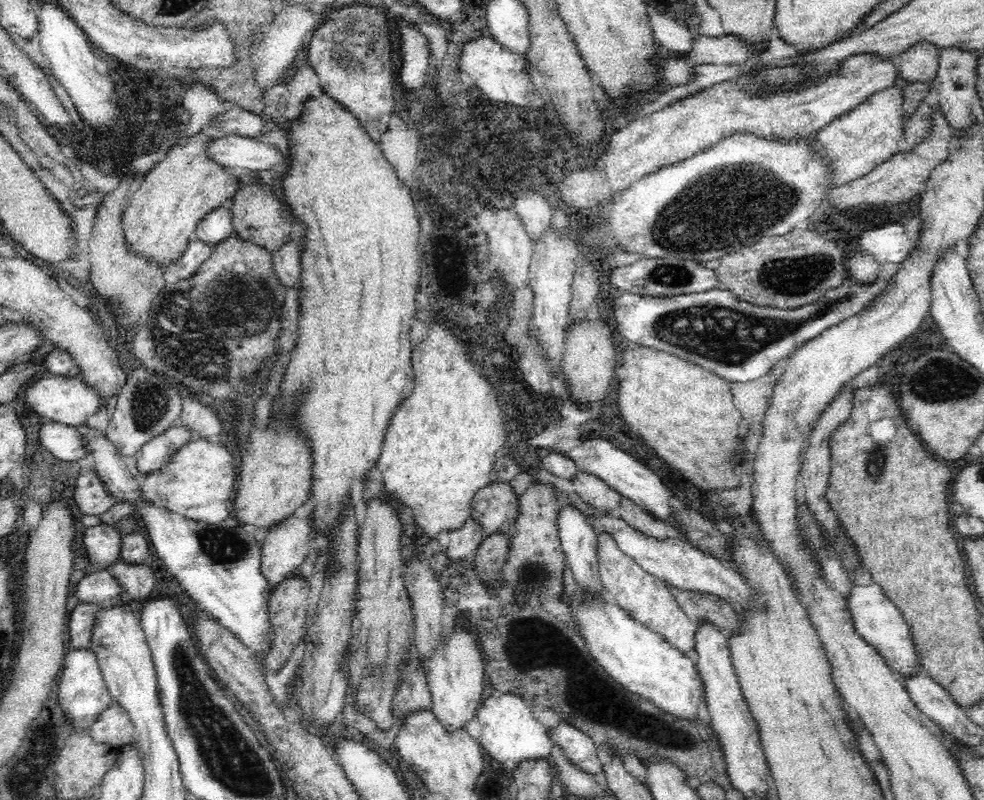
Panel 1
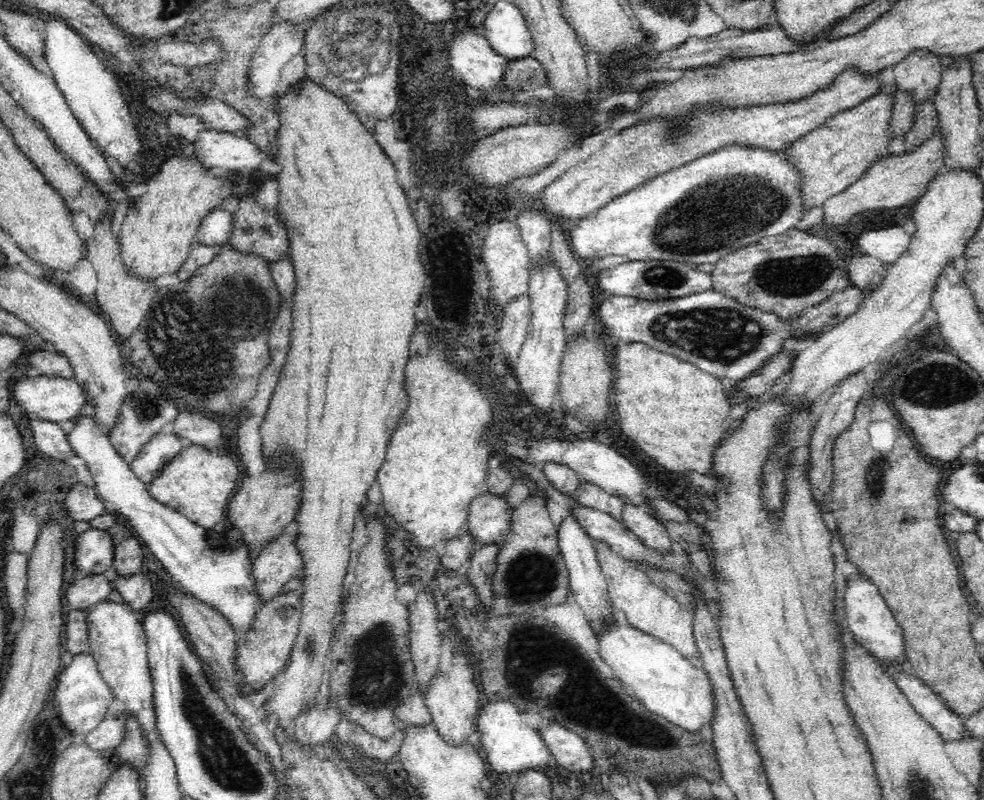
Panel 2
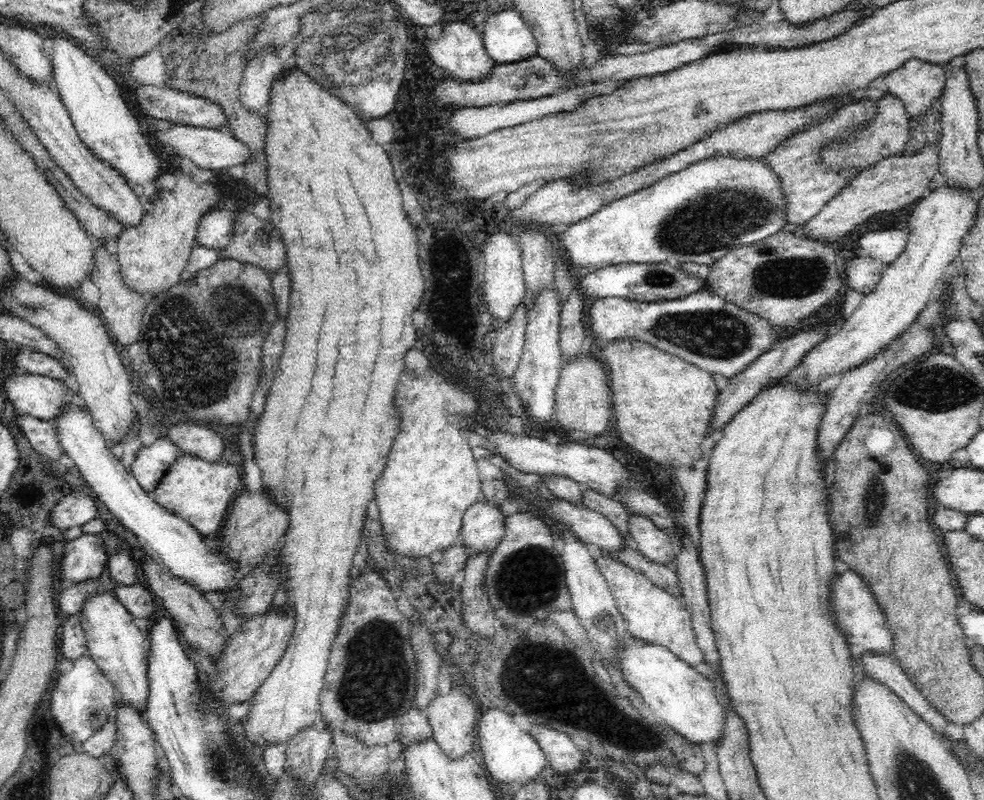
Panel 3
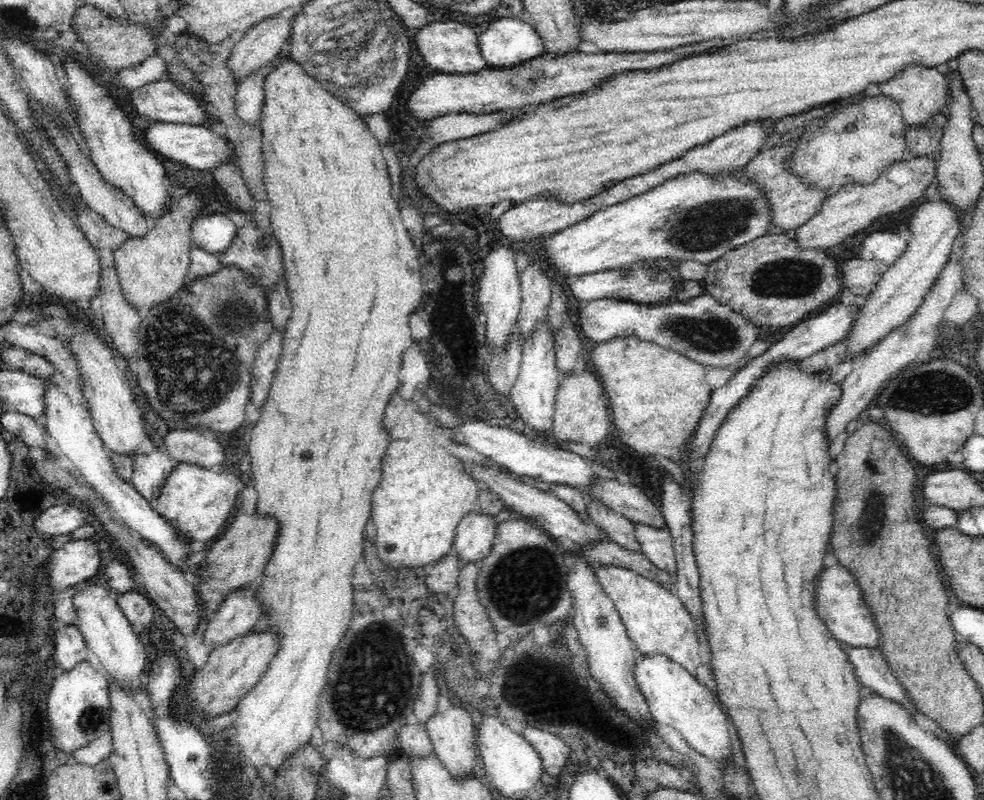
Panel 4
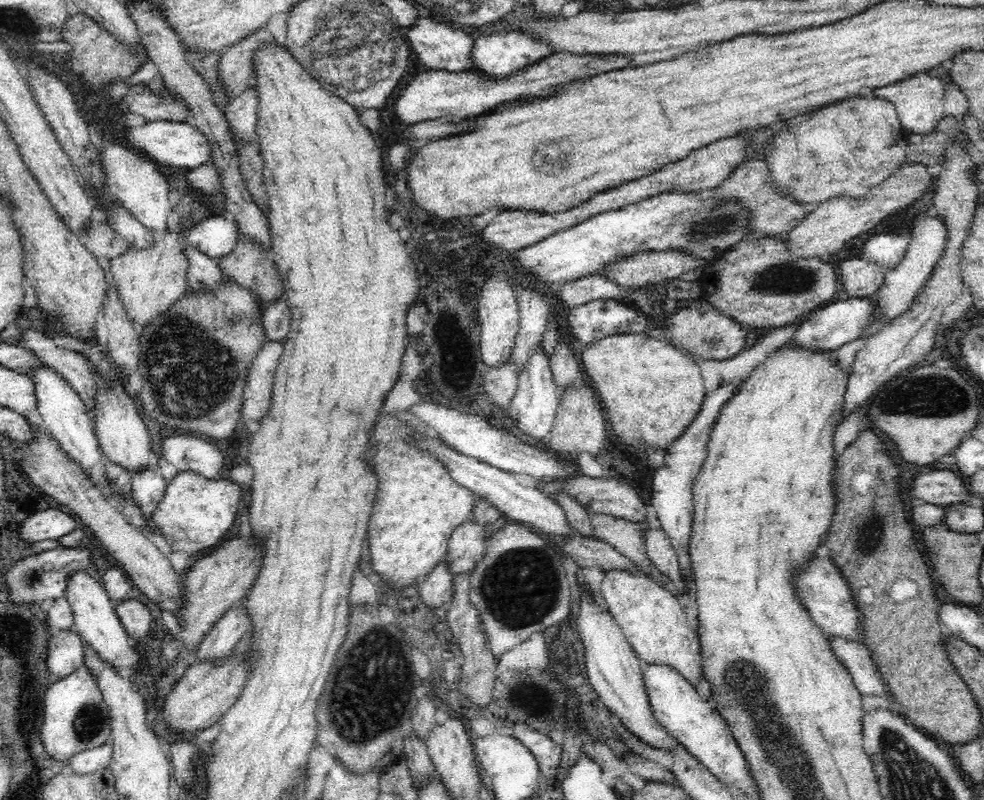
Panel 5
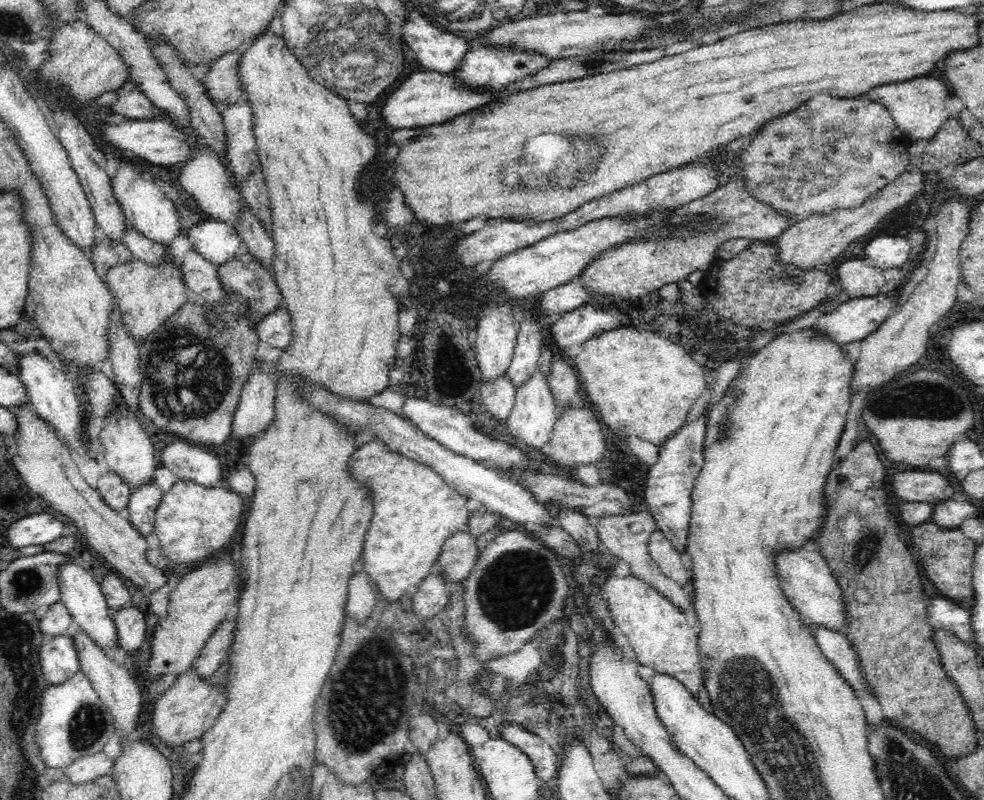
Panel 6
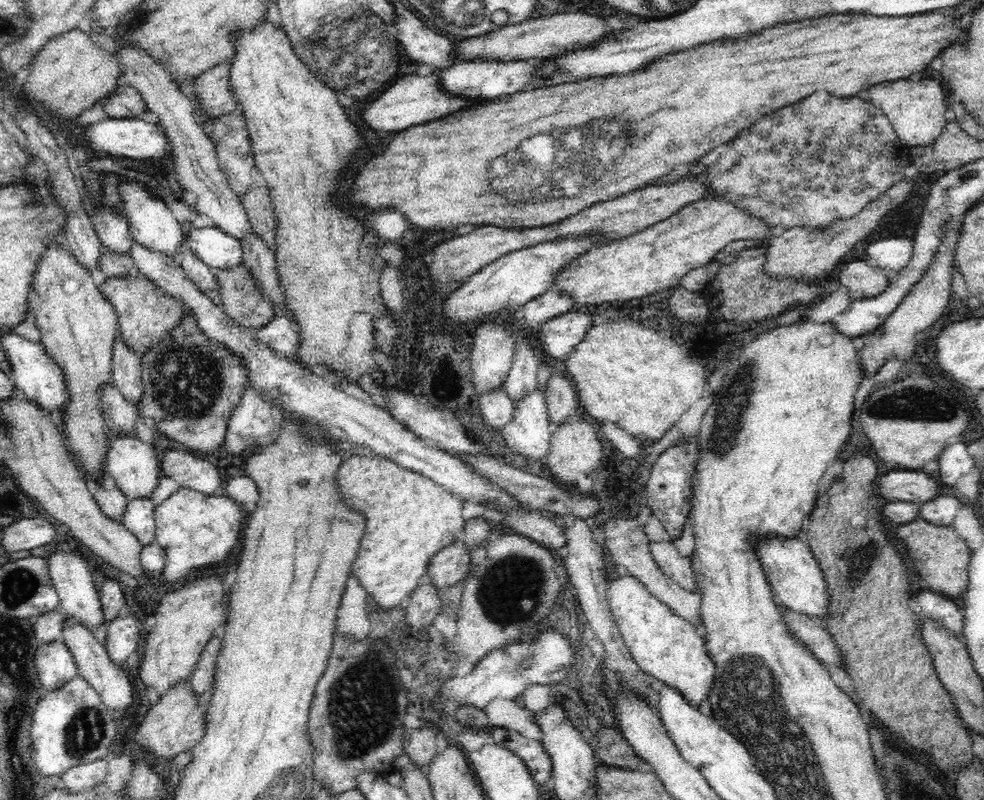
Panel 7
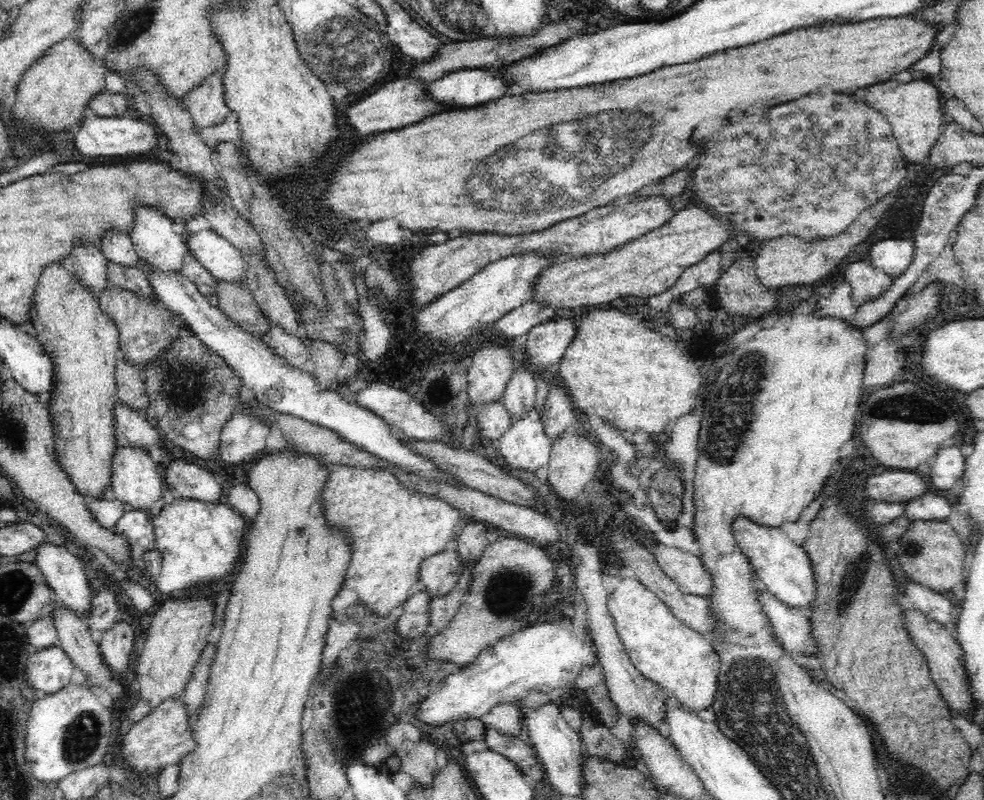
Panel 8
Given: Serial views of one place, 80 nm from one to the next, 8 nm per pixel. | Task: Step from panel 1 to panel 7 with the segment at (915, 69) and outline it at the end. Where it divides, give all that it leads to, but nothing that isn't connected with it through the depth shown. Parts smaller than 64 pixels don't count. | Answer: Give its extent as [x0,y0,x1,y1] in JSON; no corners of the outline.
[857,77,951,149]

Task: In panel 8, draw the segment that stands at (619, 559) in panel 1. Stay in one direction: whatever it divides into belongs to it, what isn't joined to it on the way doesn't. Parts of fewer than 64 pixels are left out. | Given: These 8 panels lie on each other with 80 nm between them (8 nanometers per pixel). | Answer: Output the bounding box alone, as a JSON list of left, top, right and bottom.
[607,578,719,713]

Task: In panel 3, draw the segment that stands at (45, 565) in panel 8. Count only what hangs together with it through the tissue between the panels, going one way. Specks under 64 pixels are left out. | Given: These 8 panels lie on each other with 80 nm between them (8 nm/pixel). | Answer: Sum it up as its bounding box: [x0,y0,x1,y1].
[80,591,149,709]

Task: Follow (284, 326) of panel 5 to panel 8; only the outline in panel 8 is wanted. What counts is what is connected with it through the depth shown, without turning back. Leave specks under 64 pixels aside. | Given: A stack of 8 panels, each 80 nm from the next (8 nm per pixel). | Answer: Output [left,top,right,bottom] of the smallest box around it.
[261,326,310,369]

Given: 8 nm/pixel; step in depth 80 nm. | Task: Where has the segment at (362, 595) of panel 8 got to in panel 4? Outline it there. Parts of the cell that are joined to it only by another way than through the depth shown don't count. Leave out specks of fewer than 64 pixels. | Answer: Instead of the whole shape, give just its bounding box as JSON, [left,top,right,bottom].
[371,393,480,568]

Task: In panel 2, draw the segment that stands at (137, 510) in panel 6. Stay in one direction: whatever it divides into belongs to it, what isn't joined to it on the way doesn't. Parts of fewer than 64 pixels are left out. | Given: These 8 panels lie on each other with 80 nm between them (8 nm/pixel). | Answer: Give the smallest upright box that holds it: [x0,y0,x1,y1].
[129,433,185,486]

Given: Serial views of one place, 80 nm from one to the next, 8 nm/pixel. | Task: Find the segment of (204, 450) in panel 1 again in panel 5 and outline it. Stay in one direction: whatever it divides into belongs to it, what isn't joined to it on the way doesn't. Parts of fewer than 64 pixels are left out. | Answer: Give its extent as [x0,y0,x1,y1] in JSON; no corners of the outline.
[152,472,243,554]

